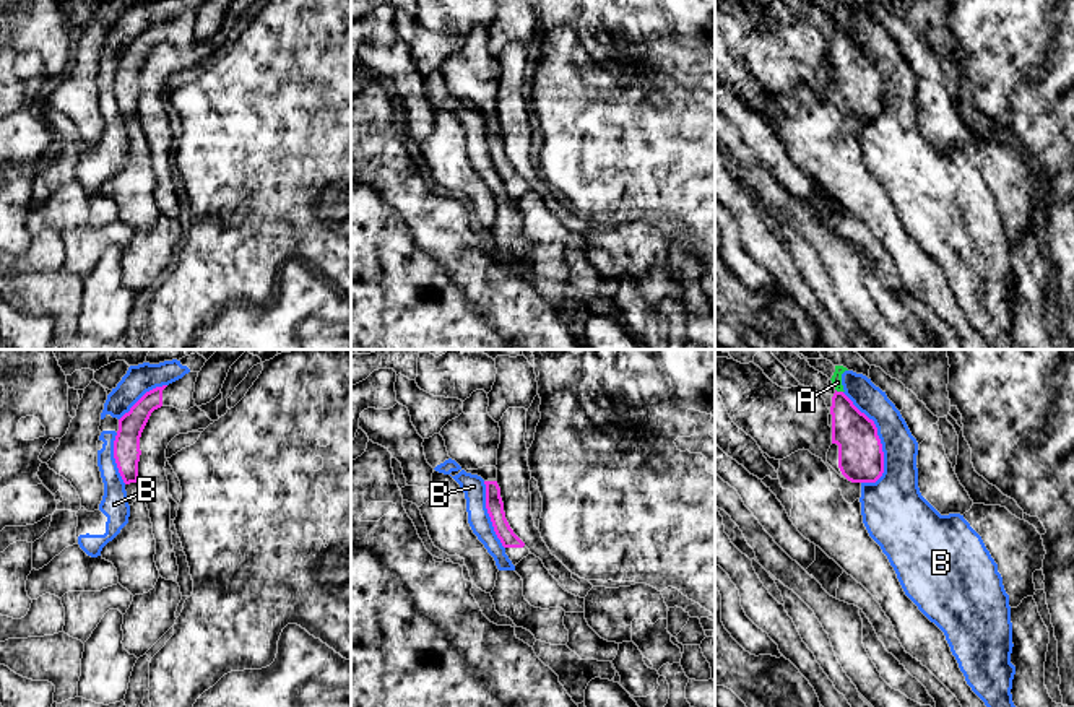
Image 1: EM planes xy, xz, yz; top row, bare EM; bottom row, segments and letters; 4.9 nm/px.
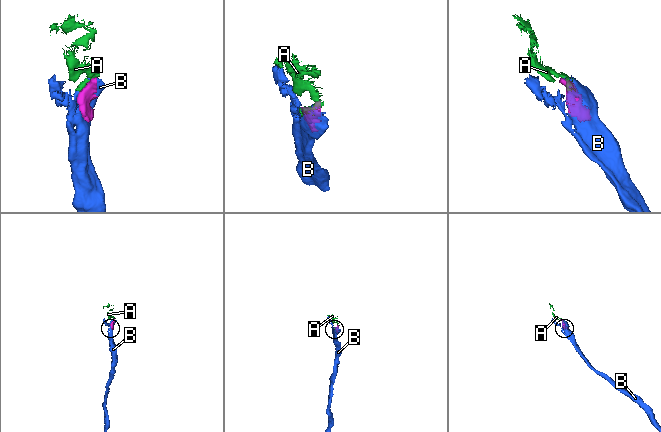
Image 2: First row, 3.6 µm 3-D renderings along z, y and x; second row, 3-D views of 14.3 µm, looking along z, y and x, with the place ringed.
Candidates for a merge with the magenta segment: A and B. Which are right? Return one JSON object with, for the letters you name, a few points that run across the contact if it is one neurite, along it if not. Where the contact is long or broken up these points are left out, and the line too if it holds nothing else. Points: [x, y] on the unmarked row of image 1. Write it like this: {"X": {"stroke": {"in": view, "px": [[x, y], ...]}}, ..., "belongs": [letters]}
{"belongs": []}

